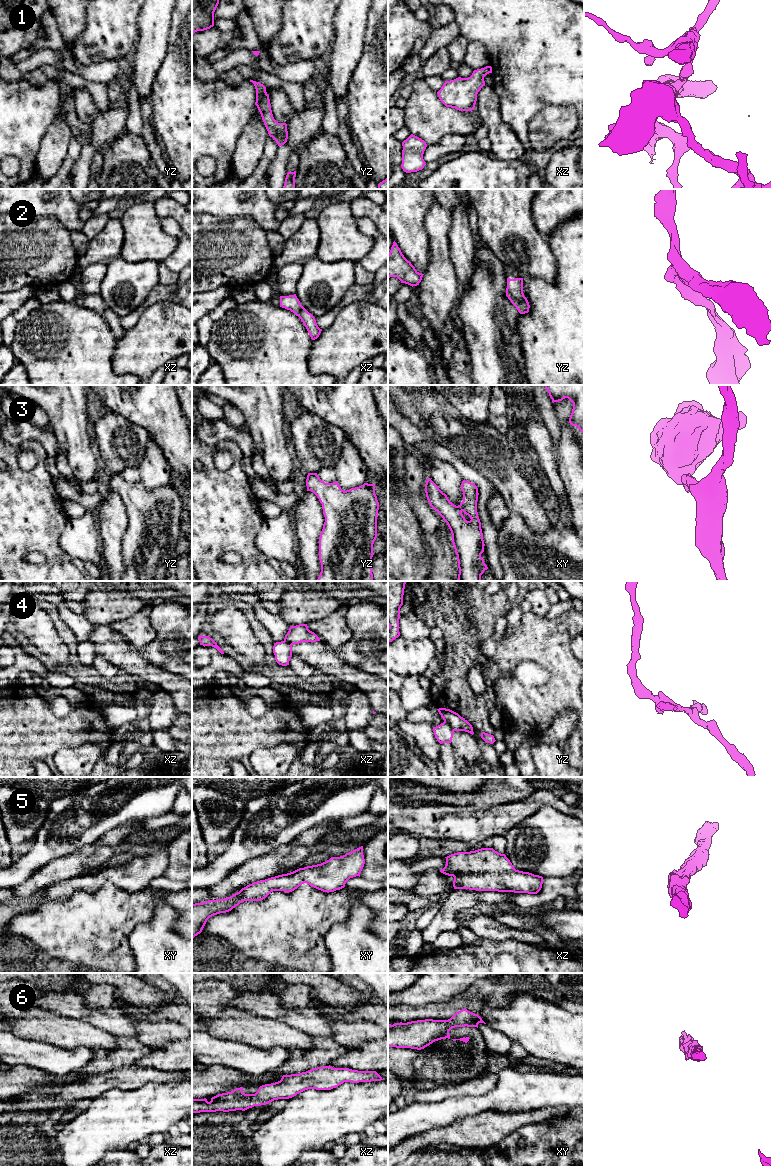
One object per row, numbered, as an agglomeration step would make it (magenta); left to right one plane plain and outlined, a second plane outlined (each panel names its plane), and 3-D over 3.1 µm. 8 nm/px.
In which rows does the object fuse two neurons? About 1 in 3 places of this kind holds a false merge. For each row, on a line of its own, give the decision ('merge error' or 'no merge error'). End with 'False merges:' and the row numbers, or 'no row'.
1: no merge error
2: no merge error
3: no merge error
4: merge error
5: no merge error
6: no merge error
False merges: 4

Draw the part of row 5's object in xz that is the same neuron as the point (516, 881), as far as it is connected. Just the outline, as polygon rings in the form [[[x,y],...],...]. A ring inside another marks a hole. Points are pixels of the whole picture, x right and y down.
[[[493,848],[445,858],[446,865],[440,872],[454,877],[454,889],[537,894],[542,888],[542,876],[516,870],[505,854]]]

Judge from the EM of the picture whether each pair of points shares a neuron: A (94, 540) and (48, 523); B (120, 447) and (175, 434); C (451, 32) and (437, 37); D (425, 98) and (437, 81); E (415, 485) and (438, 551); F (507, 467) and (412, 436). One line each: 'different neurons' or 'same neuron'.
A: different neurons
B: different neurons
C: same neuron
D: different neurons
E: same neuron
F: different neurons

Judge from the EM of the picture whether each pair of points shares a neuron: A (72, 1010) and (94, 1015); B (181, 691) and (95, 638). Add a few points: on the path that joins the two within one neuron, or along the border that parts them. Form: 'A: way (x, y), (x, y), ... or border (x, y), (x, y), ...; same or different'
A: way (77, 1010), (89, 1015); same
B: way (160, 677), (133, 664), (116, 650); same

